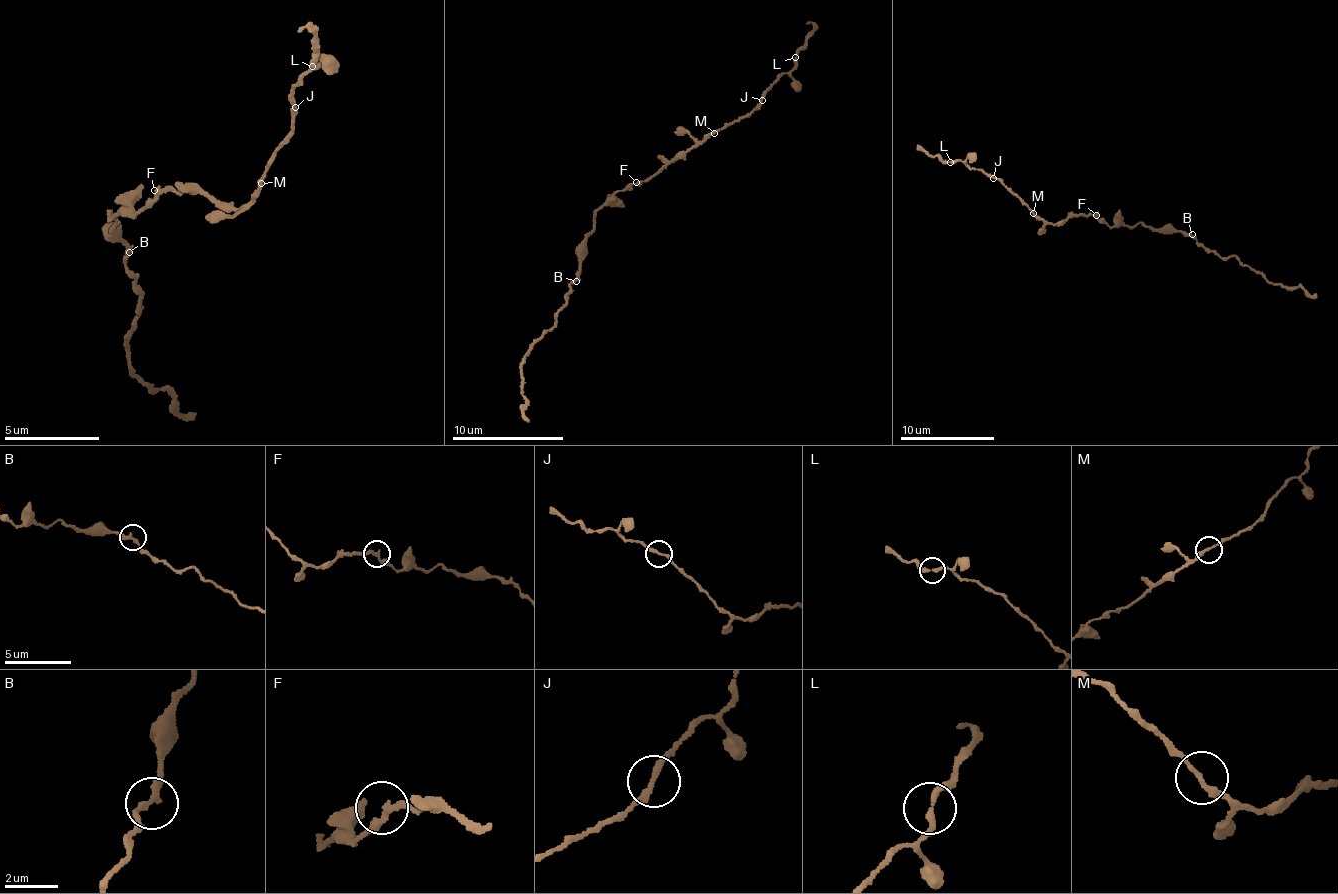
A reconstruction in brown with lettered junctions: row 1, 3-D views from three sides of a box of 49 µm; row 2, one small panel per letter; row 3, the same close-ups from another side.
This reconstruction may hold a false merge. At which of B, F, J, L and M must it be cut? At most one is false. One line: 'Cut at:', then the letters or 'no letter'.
Cut at: no letter

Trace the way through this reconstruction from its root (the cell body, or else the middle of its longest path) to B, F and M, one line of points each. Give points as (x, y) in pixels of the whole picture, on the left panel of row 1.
B: (137, 212), (111, 215), (113, 211), (116, 217), (114, 231), (133, 248), (131, 253)
F: (137, 212), (150, 207), (155, 196), (154, 190)
M: (137, 212), (153, 206), (174, 189), (176, 193), (198, 189), (209, 193), (233, 208), (248, 206), (261, 183)

